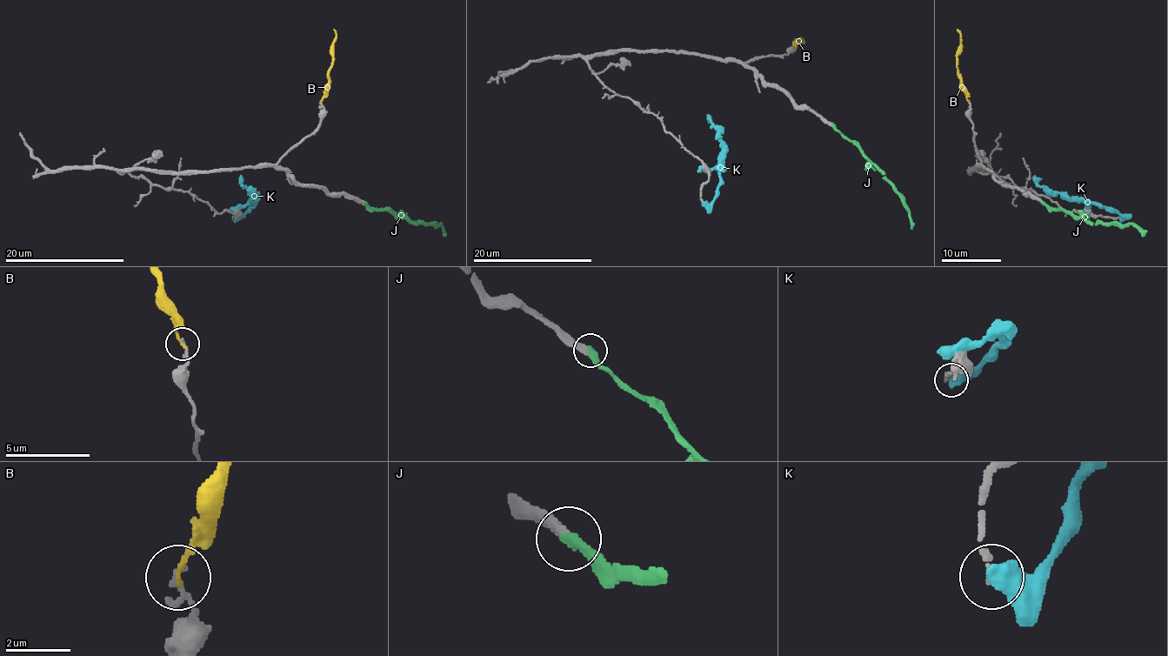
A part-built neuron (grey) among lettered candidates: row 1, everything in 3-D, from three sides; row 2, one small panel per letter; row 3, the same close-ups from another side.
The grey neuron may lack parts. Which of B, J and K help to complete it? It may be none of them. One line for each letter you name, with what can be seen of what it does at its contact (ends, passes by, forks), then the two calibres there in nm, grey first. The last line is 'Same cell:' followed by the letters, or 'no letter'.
J: It ends there. Thickness 380 nm (grey) against 400 nm
Same cell: J

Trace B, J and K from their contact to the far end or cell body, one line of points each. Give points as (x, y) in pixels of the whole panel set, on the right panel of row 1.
B: (969, 102), (957, 64), (959, 36), (957, 29)
J: (1043, 203), (1049, 207), (1083, 217), (1092, 224), (1131, 224), (1147, 231)
K: (1122, 219), (1111, 209), (1068, 200), (1059, 192), (1046, 191), (1034, 175)

